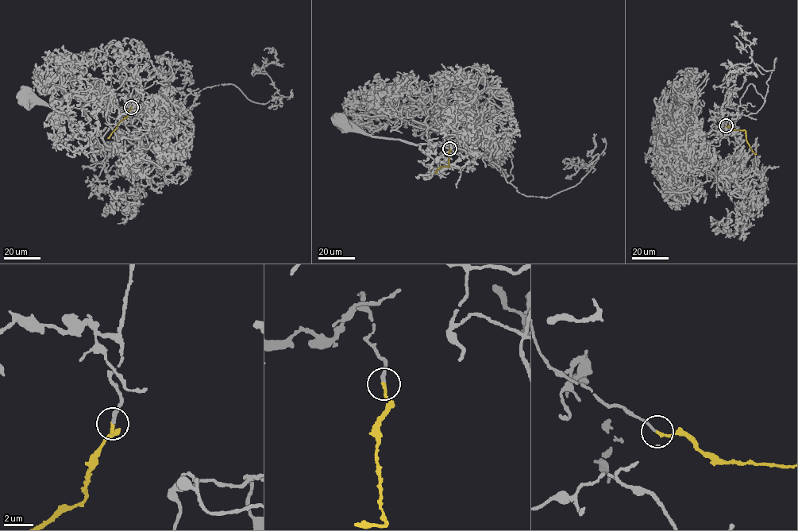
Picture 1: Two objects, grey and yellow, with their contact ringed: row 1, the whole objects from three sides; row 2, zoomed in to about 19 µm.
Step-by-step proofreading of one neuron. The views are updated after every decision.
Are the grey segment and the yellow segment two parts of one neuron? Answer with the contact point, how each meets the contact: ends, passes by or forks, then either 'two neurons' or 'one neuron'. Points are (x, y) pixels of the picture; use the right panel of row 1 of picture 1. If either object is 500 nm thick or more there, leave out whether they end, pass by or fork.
place (726, 125); grey ends; yellow ends; one neuron

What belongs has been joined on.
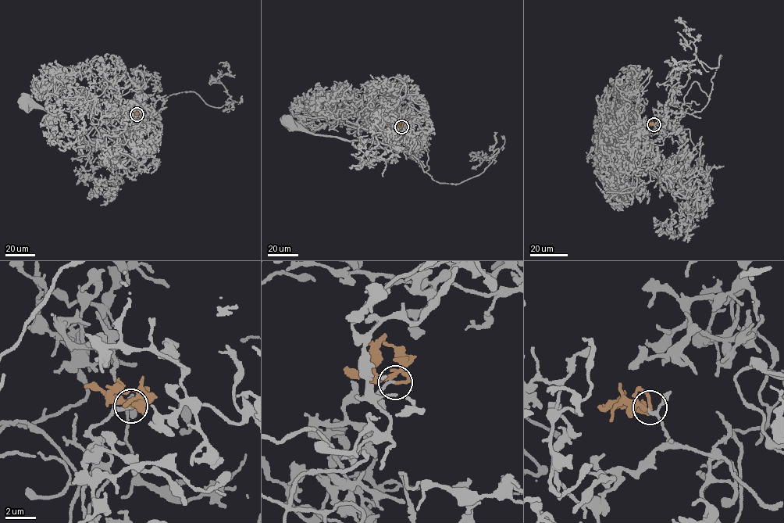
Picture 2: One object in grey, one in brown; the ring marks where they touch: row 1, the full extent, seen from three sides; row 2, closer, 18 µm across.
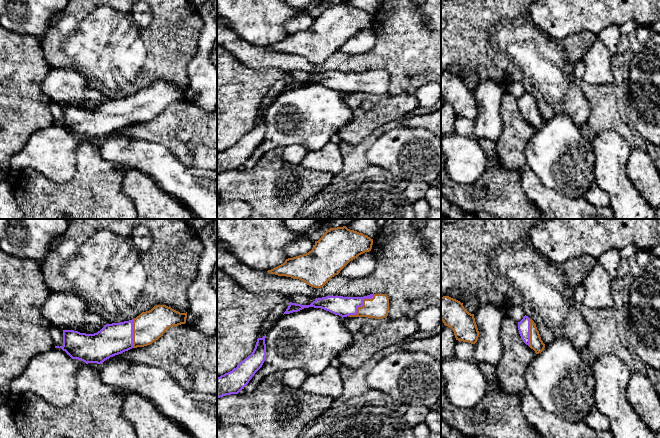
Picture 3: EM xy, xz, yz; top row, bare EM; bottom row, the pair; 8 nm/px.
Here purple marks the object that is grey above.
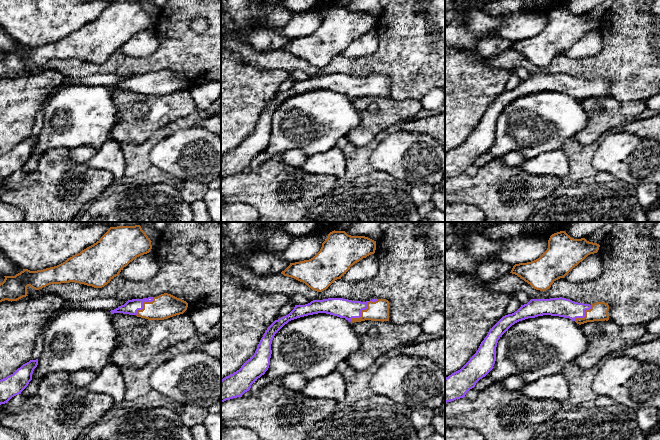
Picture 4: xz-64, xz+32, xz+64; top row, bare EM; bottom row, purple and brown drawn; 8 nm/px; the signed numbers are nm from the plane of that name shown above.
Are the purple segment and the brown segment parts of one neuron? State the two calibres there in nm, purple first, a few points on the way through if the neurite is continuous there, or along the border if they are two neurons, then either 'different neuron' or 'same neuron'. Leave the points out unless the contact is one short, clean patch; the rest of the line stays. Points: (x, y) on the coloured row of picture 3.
160 nm thick on the purple side, 170 nm on the other; runs through xz (343, 306), (361, 306), (377, 307); same neuron

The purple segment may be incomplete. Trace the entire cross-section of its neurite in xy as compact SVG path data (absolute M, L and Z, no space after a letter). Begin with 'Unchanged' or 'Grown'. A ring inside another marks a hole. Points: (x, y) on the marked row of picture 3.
Grown. M156 305L151 310L142 312L139 316L137 316L132 320L120 323L106 324L100 331L94 334L80 333L74 330L63 330L63 346L62 347L55 346L55 348L61 348L72 359L81 360L86 364L88 363L101 364L110 357L121 354L132 348L144 347L152 344L153 342L158 340L170 327L185 324L186 318L187 312L180 313L166 305Z

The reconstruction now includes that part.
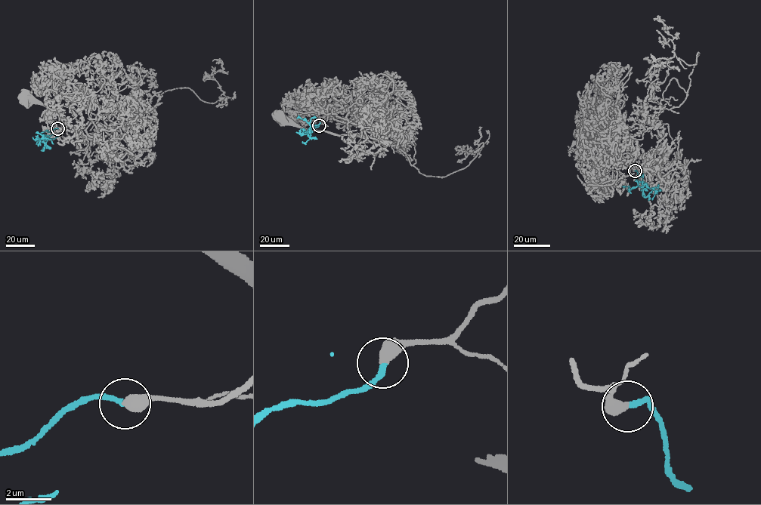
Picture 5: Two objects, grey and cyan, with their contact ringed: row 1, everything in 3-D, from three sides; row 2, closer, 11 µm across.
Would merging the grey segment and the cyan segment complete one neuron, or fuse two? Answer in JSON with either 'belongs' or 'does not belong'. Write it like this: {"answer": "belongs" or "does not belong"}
{"answer": "belongs"}

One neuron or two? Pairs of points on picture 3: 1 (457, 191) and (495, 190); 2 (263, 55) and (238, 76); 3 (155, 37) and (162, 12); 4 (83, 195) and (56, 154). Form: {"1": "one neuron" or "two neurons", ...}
{"1": "one neuron", "2": "two neurons", "3": "one neuron", "4": "two neurons"}

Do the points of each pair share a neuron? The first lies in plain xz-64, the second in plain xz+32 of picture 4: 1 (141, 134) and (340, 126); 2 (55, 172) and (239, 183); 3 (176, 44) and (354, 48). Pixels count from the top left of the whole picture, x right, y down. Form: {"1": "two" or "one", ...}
{"1": "two", "2": "one", "3": "two"}

